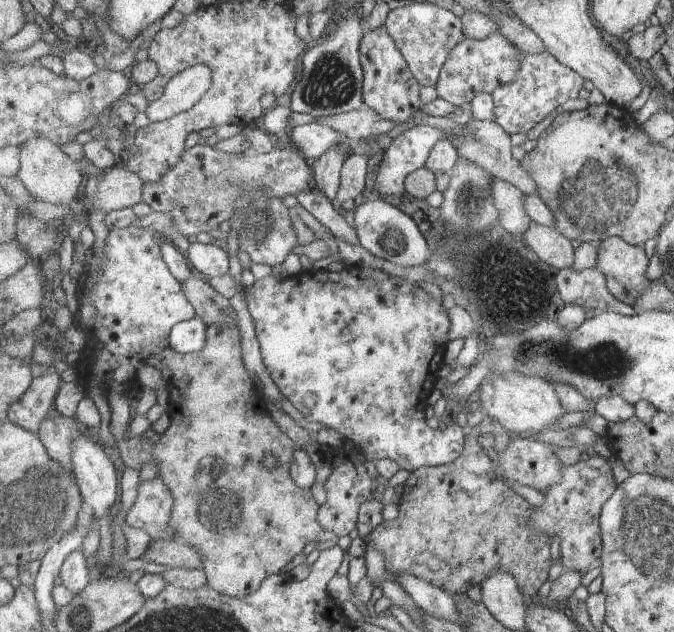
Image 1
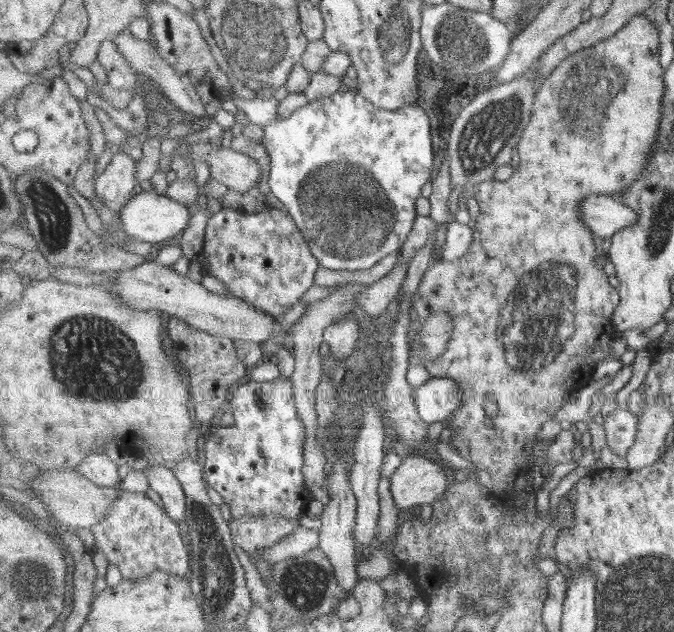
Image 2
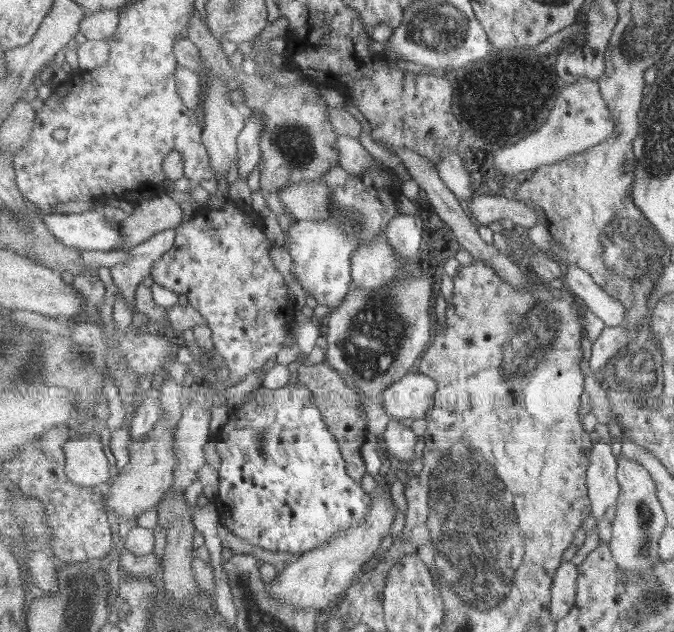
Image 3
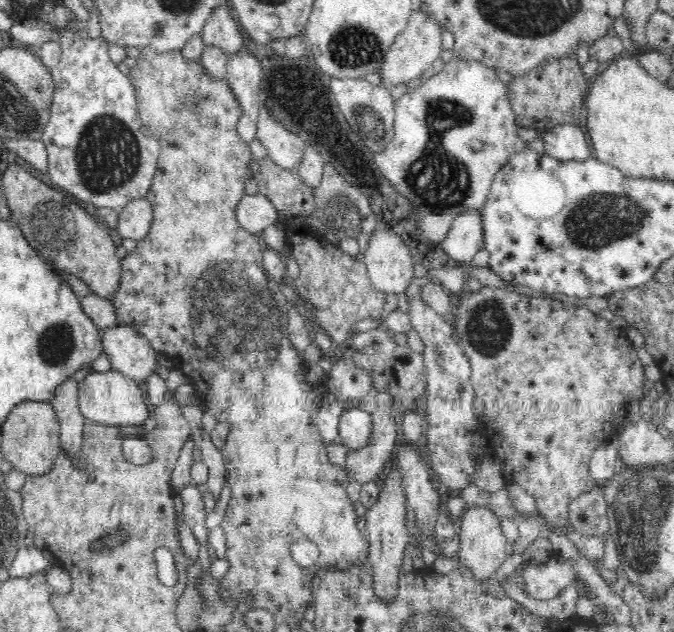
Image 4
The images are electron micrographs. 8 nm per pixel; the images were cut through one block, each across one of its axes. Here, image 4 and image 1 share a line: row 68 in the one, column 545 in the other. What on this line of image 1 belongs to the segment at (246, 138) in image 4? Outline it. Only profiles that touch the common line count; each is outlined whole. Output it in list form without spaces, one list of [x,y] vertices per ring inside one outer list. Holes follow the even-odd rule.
[[[533,222],[522,238],[541,261],[557,269],[570,268],[575,264],[576,249],[570,242],[571,238],[561,230]]]

